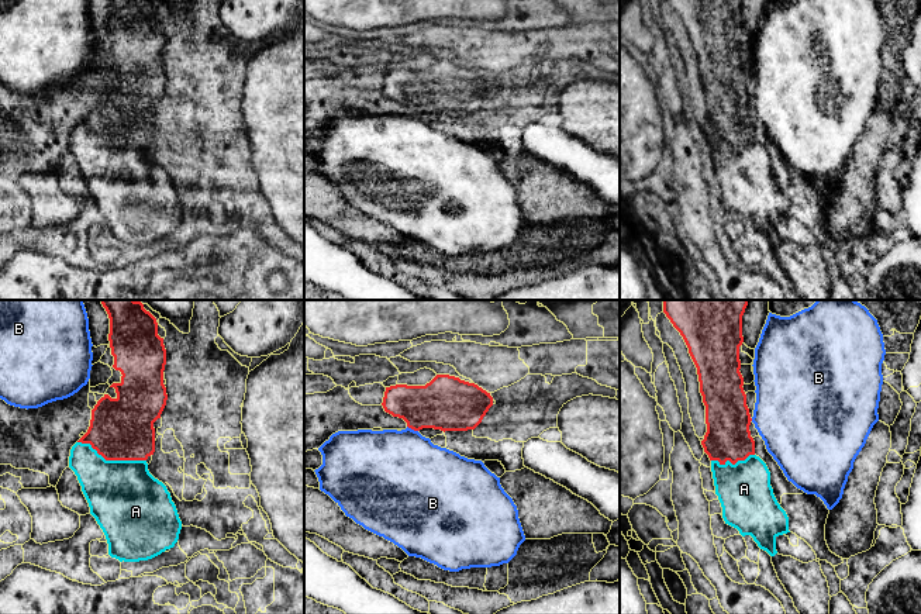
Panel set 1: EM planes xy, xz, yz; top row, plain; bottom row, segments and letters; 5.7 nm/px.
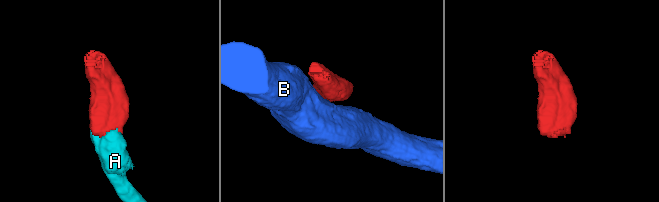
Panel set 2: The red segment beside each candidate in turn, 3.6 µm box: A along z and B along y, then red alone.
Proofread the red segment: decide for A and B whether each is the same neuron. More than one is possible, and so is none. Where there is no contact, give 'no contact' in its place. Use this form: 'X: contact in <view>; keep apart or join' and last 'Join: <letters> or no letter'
A: contact in xy; join
B: contact in xz; keep apart
Join: A

